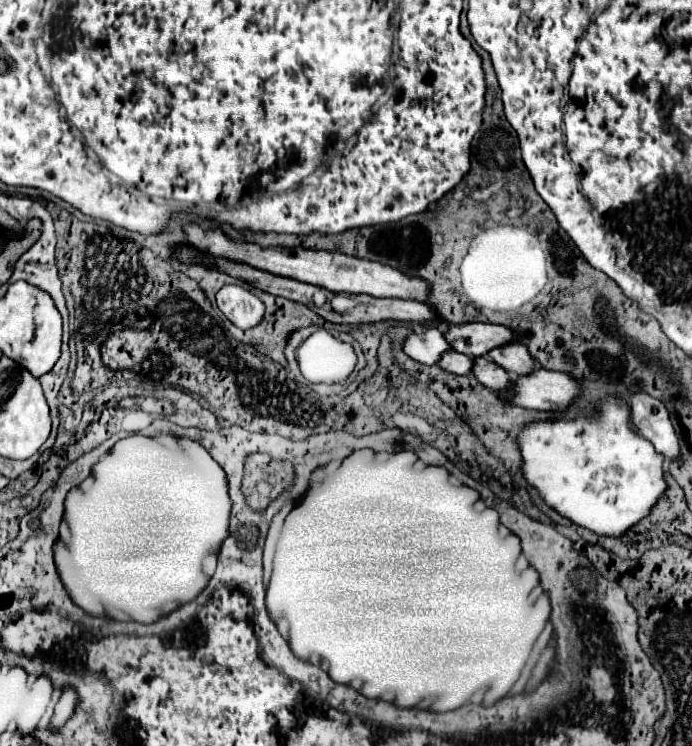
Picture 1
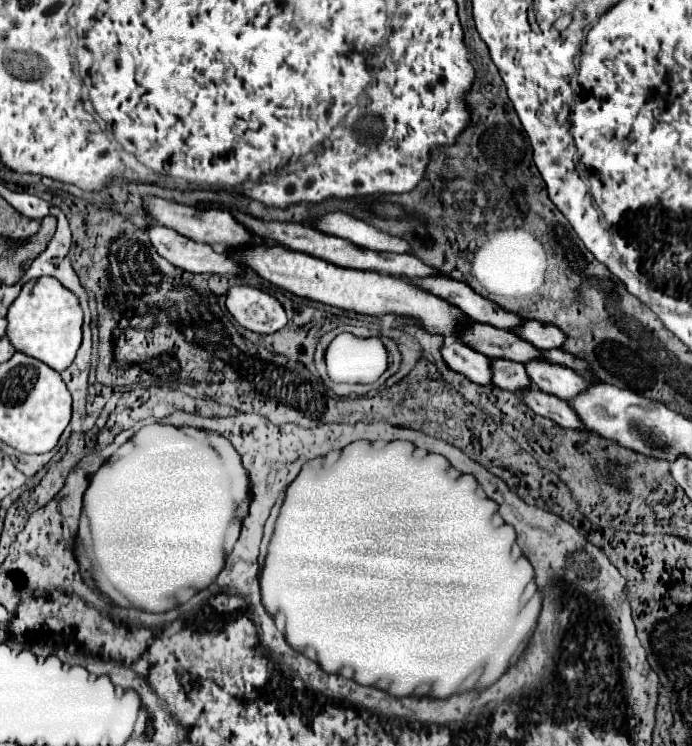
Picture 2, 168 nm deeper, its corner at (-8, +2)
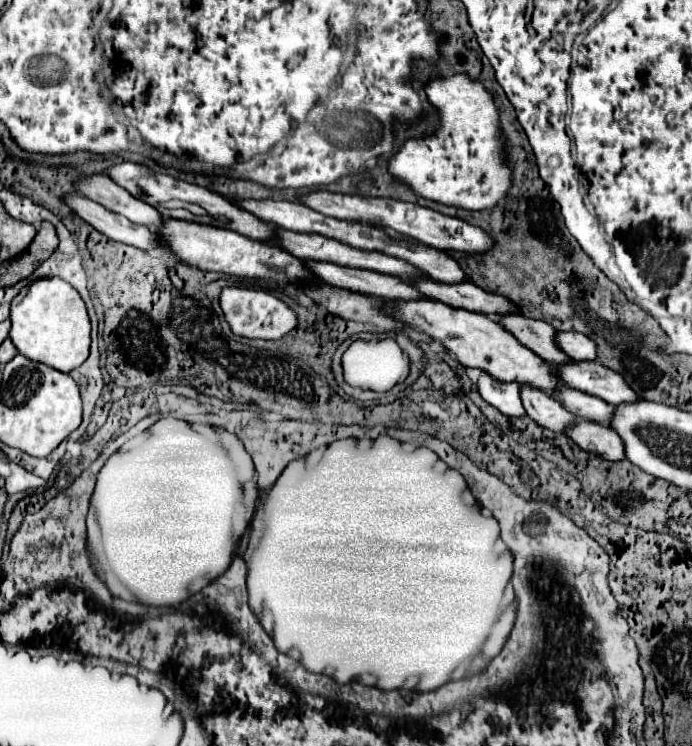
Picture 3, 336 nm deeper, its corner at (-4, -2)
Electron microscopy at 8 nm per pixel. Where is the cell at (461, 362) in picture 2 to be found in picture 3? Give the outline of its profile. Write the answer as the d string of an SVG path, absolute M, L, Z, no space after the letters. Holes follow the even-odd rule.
M480 371L476 385L478 385L478 391L484 397L484 401L494 405L500 413L504 413L508 417L526 415L526 409L520 399L520 385L514 385L514 383L502 385L502 381L494 381L488 373L482 373L482 371Z

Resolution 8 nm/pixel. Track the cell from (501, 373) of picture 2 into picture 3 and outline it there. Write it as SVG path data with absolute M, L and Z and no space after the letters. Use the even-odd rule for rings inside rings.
M522 387L522 401L528 417L554 433L566 433L576 425L578 417L548 393L538 393L538 389Z

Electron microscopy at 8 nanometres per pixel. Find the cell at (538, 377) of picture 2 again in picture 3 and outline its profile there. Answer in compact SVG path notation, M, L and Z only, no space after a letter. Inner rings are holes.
M566 389L566 393L554 393L554 397L558 397L558 401L562 401L574 415L578 415L584 421L594 421L600 425L610 425L616 407L582 391L576 389Z

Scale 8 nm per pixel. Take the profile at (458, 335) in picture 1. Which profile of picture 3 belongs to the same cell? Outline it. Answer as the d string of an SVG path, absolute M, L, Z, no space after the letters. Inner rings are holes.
M558 333L558 345L576 361L596 361L596 343L582 333Z

